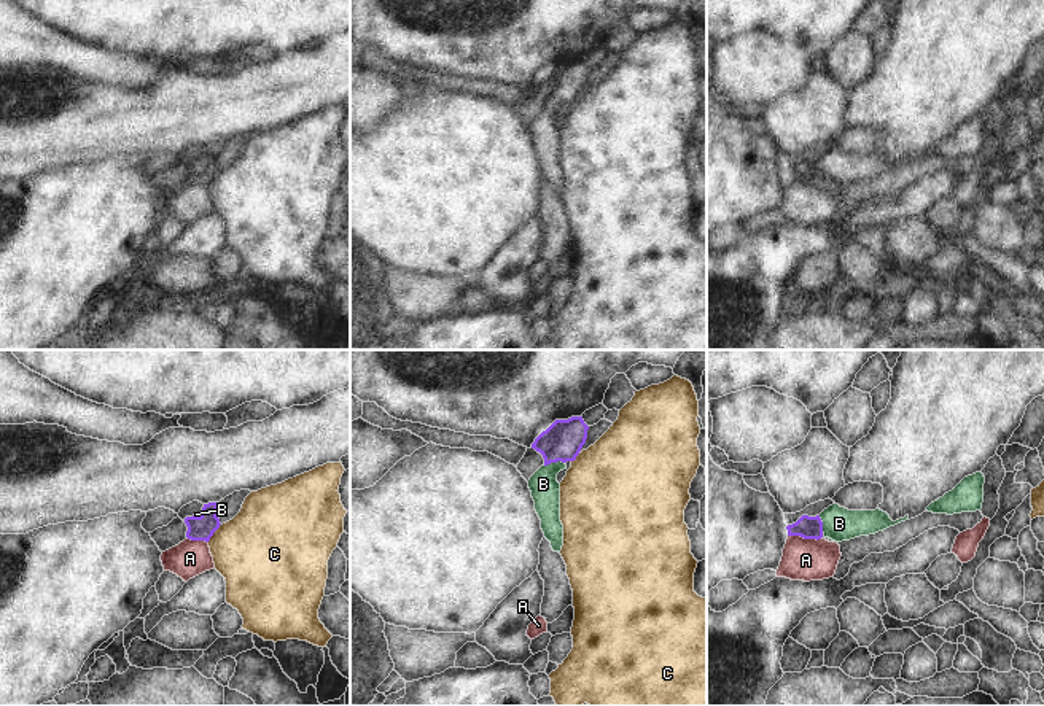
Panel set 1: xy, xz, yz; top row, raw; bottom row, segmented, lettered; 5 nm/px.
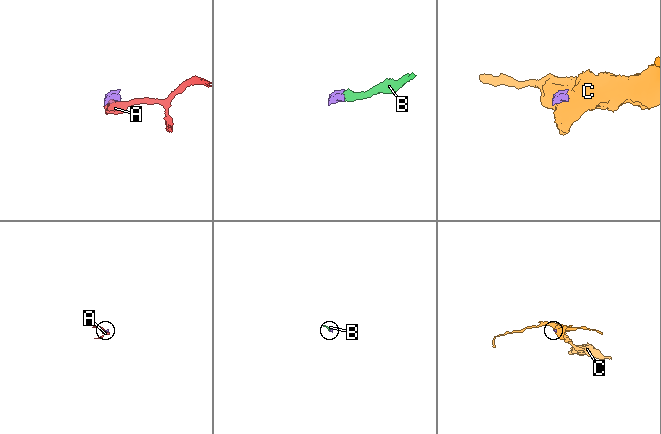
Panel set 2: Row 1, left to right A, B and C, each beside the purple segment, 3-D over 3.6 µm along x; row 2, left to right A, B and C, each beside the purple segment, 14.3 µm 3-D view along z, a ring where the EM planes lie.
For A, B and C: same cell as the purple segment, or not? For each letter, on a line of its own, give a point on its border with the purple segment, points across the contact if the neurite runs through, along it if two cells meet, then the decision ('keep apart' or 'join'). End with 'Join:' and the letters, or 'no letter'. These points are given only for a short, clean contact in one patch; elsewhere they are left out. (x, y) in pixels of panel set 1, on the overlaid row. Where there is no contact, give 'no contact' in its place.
A: meets purple in yz at (804, 538); border along yz (788, 535), (820, 539); keep apart
B: meets purple in xz at (554, 461); runs through xz (562, 441), (556, 449), (554, 461), (543, 484); join
C: meets purple in xy at (214, 531); border along xy (220, 523), (207, 541); keep apart
Join: B

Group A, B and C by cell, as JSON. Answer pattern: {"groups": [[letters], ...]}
{"groups": [["A"], ["B"], ["C"]]}

